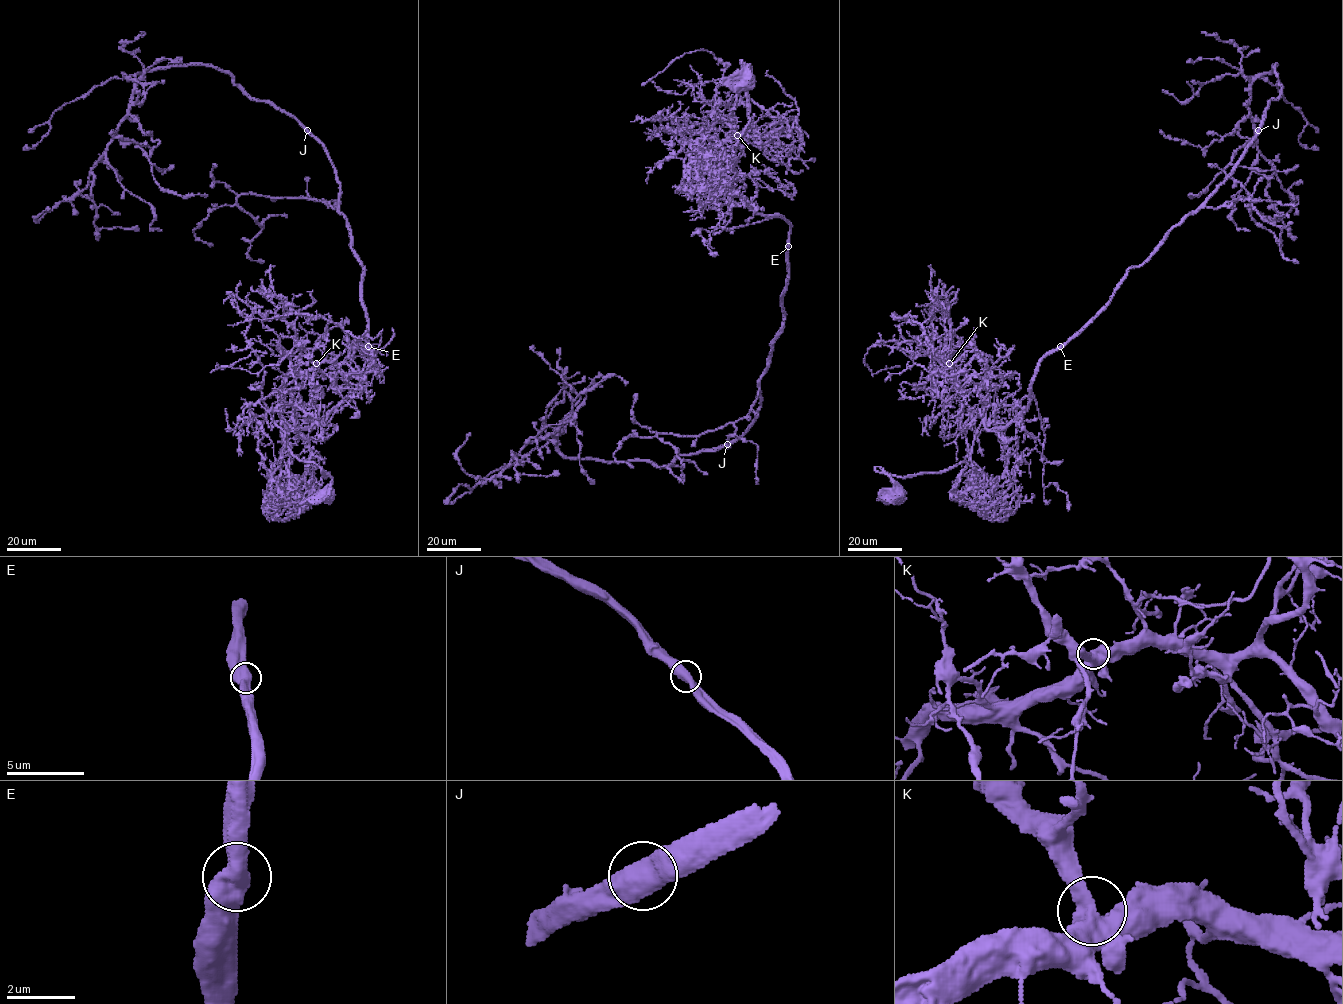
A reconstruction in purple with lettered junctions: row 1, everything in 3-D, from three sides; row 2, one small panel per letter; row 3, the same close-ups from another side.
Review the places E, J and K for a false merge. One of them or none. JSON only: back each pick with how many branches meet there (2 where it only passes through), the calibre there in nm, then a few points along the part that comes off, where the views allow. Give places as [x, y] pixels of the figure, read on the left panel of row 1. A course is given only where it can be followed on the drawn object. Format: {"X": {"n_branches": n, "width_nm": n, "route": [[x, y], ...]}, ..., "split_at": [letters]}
{"split_at": []}

